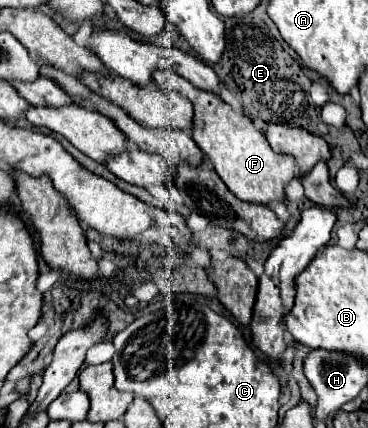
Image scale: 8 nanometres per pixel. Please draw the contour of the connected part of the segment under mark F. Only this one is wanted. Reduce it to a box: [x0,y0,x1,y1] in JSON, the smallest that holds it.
[152,68,298,204]

